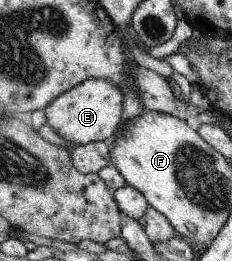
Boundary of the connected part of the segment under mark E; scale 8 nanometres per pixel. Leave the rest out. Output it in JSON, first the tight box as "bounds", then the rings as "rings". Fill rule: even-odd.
{"bounds":[42,78,122,148],"rings":[[[88,78],[47,103],[42,111],[47,124],[70,148],[72,145],[84,145],[93,141],[110,141],[120,126],[122,104],[122,92],[113,84],[107,80]]]}

